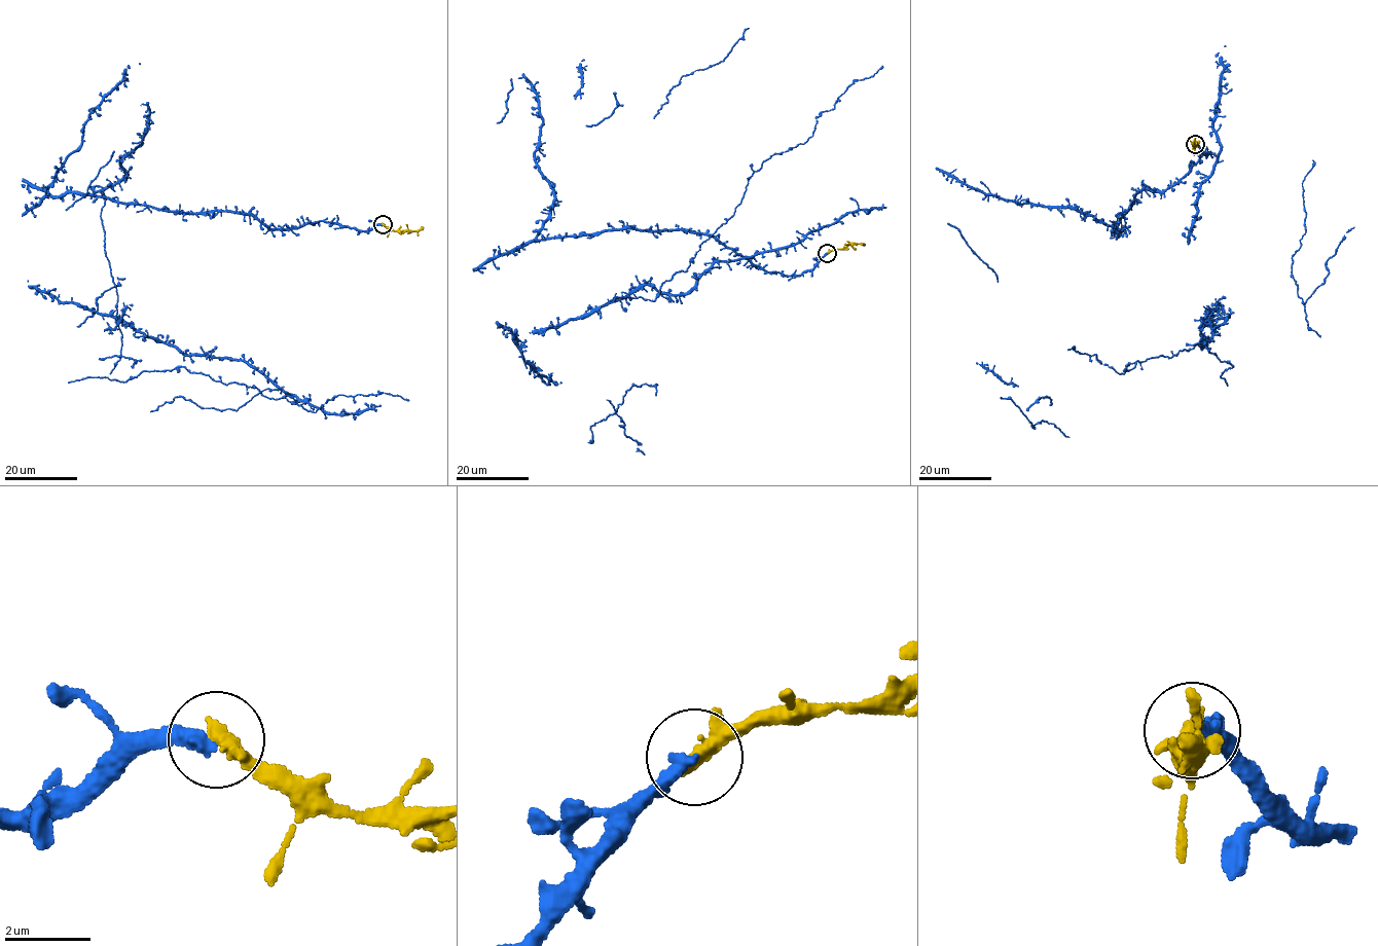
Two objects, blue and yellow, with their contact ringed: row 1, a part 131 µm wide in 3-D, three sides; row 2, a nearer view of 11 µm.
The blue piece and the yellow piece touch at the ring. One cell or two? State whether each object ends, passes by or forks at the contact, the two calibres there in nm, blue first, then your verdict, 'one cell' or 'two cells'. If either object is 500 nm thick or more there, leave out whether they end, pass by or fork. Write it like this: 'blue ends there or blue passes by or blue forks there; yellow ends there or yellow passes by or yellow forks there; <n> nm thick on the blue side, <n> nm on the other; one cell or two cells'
blue ends there; yellow passes by; 320 nm thick on the blue side, 280 nm on the other; one cell

